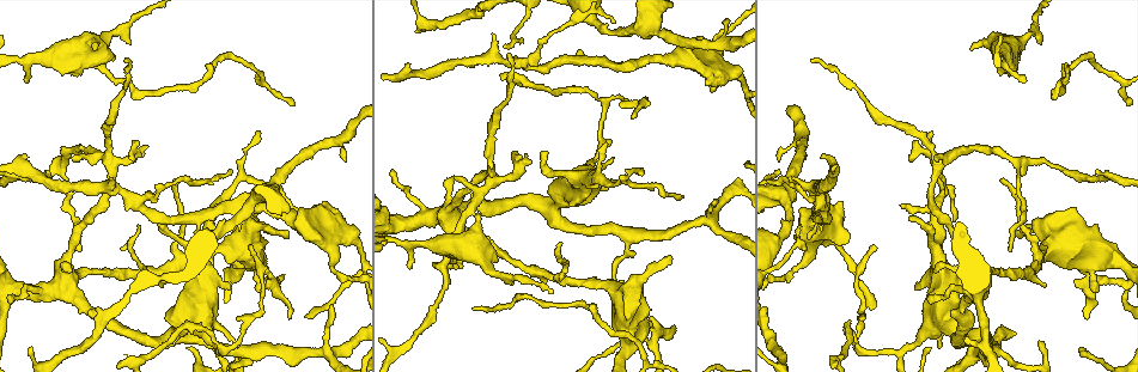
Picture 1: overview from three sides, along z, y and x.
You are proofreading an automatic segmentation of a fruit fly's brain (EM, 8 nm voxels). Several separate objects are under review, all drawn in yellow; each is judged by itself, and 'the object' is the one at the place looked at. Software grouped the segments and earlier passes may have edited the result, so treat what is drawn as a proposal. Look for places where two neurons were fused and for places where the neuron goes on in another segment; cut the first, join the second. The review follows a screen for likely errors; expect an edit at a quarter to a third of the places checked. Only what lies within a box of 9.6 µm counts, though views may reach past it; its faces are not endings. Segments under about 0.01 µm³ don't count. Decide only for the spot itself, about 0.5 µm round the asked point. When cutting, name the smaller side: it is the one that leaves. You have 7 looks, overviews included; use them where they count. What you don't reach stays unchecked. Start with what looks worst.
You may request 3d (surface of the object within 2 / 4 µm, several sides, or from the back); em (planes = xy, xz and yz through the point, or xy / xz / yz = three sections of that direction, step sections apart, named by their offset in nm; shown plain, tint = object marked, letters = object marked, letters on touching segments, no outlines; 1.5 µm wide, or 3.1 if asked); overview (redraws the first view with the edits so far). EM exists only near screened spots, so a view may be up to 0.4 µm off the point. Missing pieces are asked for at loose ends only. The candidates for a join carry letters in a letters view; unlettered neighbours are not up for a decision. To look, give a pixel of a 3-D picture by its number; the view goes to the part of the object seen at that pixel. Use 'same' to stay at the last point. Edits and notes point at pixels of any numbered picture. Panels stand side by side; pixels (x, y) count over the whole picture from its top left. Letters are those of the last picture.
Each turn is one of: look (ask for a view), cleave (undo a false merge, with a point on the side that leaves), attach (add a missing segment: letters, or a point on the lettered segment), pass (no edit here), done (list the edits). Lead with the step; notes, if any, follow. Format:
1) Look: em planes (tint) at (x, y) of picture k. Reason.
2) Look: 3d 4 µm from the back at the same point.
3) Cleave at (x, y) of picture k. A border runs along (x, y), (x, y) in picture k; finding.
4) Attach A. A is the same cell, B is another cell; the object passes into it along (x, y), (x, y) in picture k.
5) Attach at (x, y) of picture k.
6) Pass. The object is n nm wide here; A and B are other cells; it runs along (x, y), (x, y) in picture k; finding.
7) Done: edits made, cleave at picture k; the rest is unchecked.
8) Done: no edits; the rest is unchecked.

Look: em yz step 8 (letters) at (792, 177) of picture 1. An open end.

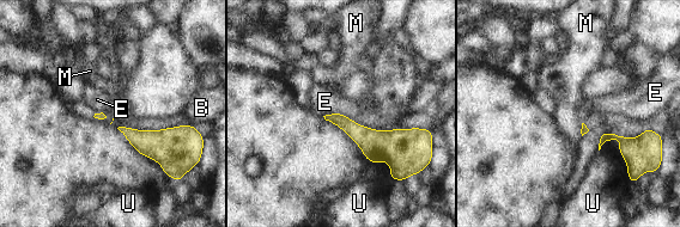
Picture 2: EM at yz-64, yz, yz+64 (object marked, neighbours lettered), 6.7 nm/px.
Look: em planes (letters) at the same point. Another direction.

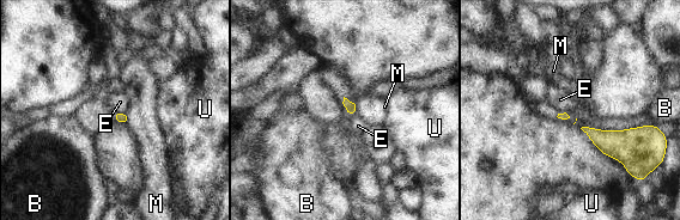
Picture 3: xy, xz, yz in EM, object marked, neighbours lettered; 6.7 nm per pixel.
Pass. B, E, M and U are other cells; a border runs along (117, 111), (126, 114) in picture 3; none of them fits.

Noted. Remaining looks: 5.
Look: 3d 4 µm from the back at (807, 235) of picture 1. Branch stops here.

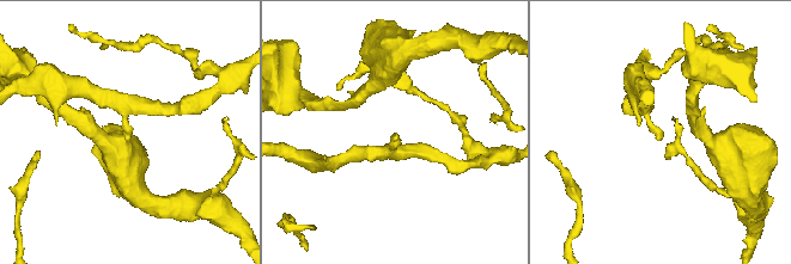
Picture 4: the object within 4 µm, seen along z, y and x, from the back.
Look: em xy step 4 (letters) at (127, 137) of picture 4. Shape alone is not enough.

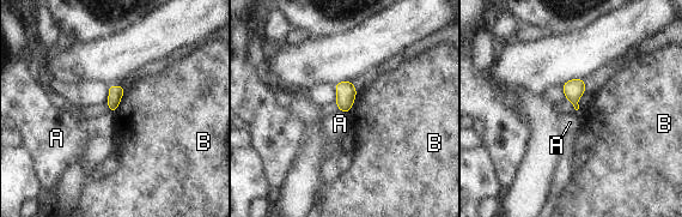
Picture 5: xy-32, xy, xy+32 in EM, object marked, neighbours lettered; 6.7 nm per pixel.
Pass. A and B are other cells; none of them fits.

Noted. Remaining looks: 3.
Look: em planes (letters) at (1087, 276) of picture 1. Small branch off a trunk.

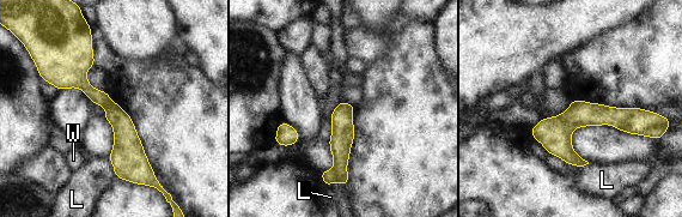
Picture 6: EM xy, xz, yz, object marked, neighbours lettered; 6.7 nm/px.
Pass. L and W are other cells; continuous, no second neuron.

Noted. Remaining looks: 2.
Done: no edits; the rest is unchecked.

